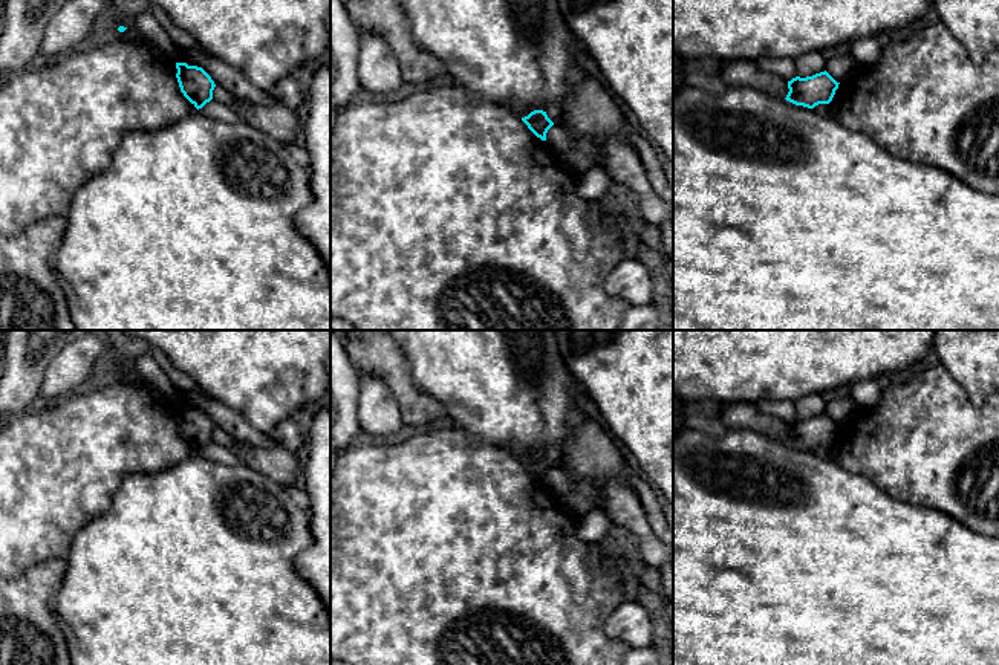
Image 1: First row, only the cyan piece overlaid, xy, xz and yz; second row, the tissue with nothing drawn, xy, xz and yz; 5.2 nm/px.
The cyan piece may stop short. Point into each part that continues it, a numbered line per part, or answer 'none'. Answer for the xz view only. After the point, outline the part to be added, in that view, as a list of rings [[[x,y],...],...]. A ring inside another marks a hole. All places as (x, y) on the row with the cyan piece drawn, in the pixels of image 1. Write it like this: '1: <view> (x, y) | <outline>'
none

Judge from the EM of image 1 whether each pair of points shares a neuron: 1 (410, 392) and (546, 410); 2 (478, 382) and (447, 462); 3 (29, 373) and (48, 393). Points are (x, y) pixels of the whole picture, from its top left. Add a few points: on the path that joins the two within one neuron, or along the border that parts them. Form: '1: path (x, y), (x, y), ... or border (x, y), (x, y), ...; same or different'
1: border (410, 363), (412, 381), (433, 396), (445, 415); different
2: border (456, 428), (476, 444), (491, 445); different
3: border (58, 353), (46, 369), (37, 402); different

